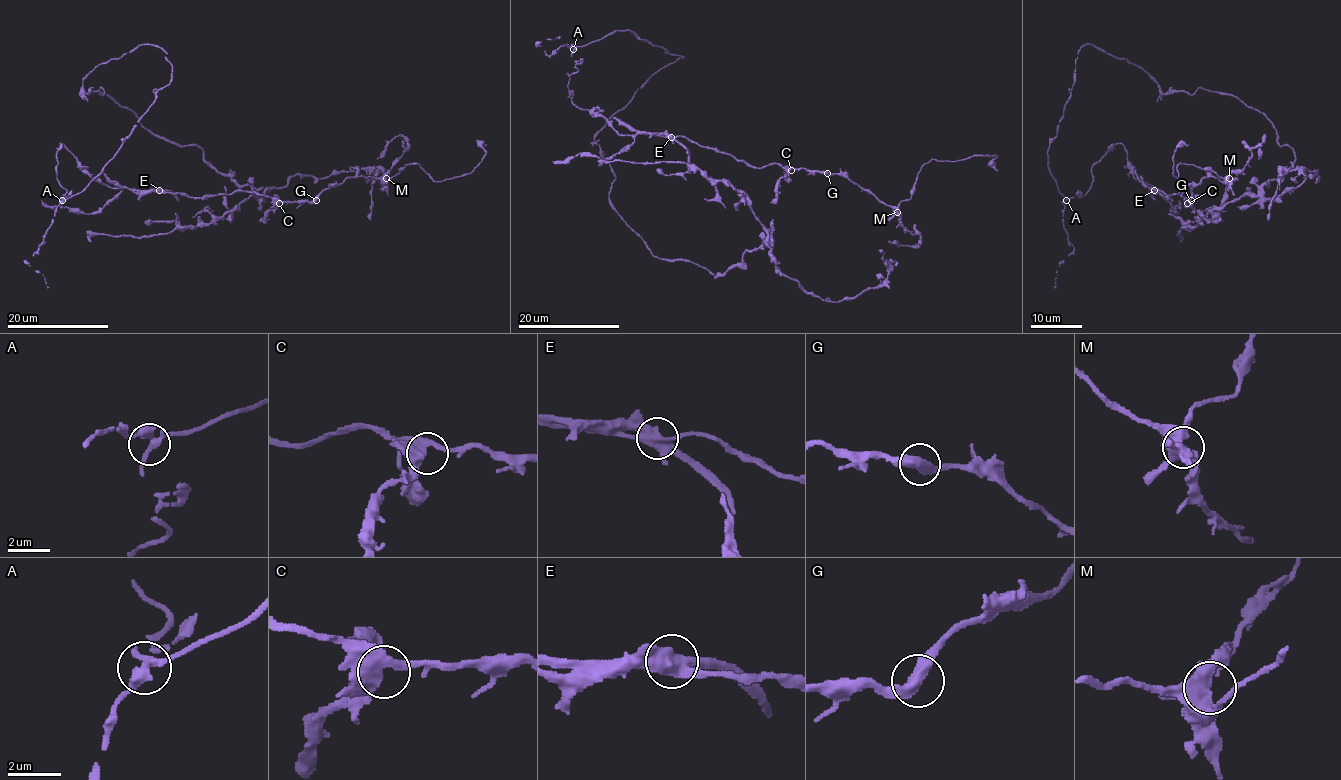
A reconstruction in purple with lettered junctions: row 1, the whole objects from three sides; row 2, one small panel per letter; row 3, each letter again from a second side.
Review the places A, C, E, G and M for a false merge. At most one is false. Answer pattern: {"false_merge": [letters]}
{"false_merge": ["E"]}

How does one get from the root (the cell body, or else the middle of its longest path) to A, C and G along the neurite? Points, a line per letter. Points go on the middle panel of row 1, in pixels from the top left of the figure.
A: (648, 41), (633, 31), (617, 30), (573, 49)
C: (648, 41), (617, 30), (578, 46), (572, 104), (624, 135), (686, 137), (753, 167), (791, 170)
G: (648, 41), (617, 30), (578, 46), (572, 104), (624, 135), (686, 137), (753, 167), (828, 173)

